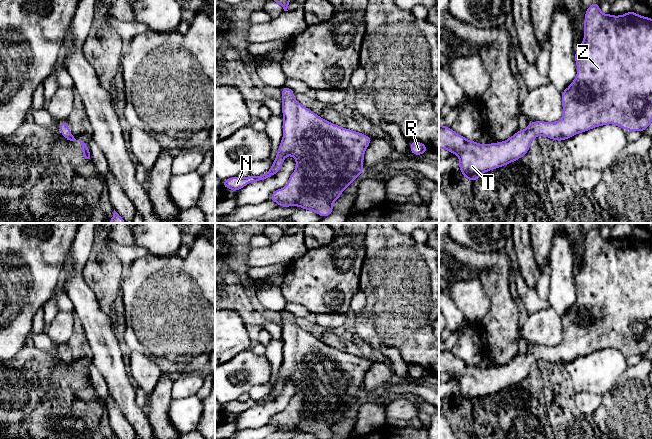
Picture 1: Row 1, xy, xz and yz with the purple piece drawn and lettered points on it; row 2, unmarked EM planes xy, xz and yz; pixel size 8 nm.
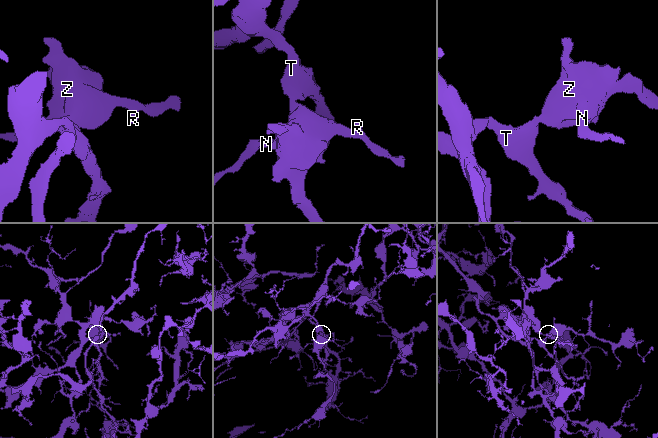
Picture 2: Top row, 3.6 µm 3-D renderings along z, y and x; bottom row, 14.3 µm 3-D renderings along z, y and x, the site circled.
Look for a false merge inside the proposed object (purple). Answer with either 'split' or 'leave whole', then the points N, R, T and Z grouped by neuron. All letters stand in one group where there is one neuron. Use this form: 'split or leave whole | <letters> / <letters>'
leave whole | N R T Z

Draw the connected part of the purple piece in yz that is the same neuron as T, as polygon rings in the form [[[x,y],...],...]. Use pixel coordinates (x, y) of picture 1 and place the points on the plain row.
[[[593,226],[585,235],[584,263],[574,277],[577,299],[567,313],[560,316],[563,339],[557,346],[529,346],[524,354],[518,354],[513,360],[498,367],[479,368],[457,358],[451,351],[442,347],[439,349],[439,373],[447,373],[451,378],[457,378],[459,393],[465,403],[473,406],[485,396],[510,388],[527,378],[530,367],[538,359],[563,366],[565,363],[586,356],[598,350],[616,349],[630,356],[644,357],[652,347],[652,242],[641,240],[633,235],[623,239],[613,240],[603,238],[599,227]]]

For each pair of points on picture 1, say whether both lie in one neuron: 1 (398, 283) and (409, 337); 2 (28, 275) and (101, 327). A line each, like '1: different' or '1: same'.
1: same
2: different

